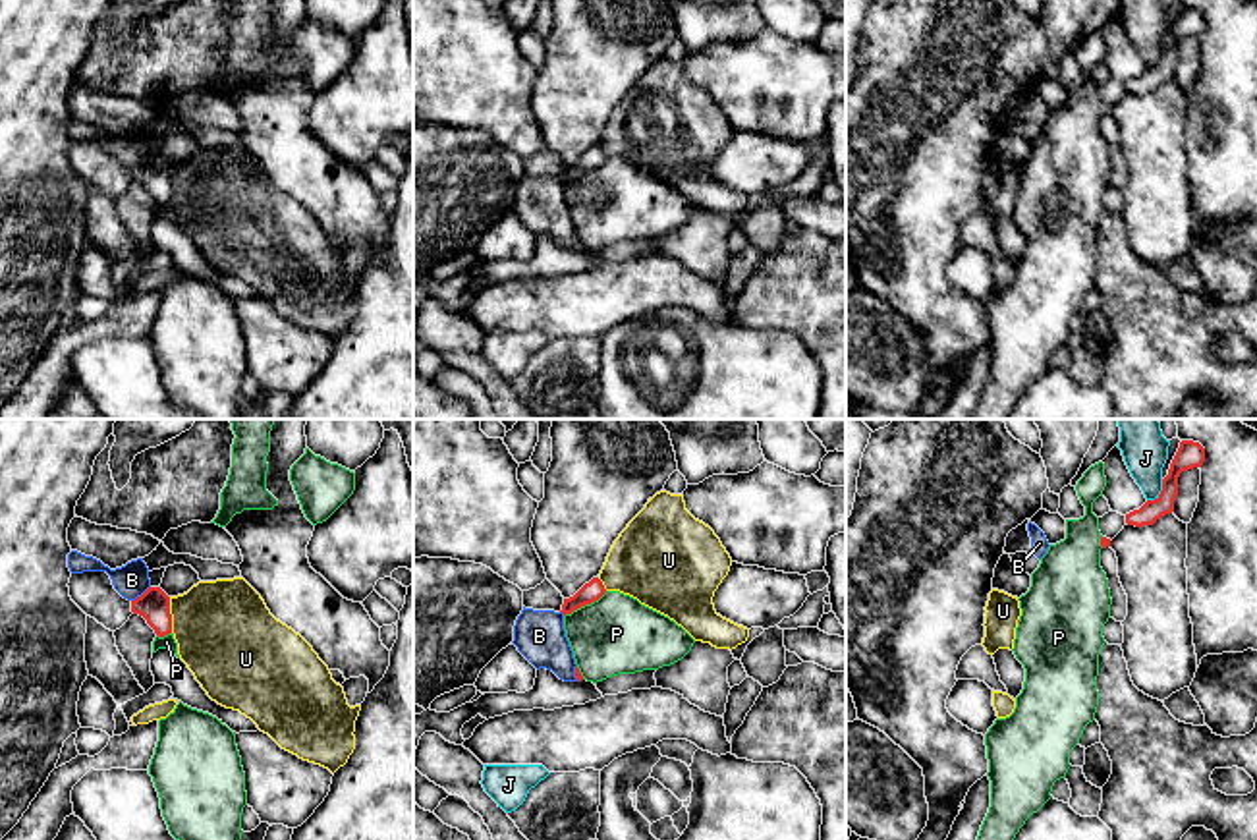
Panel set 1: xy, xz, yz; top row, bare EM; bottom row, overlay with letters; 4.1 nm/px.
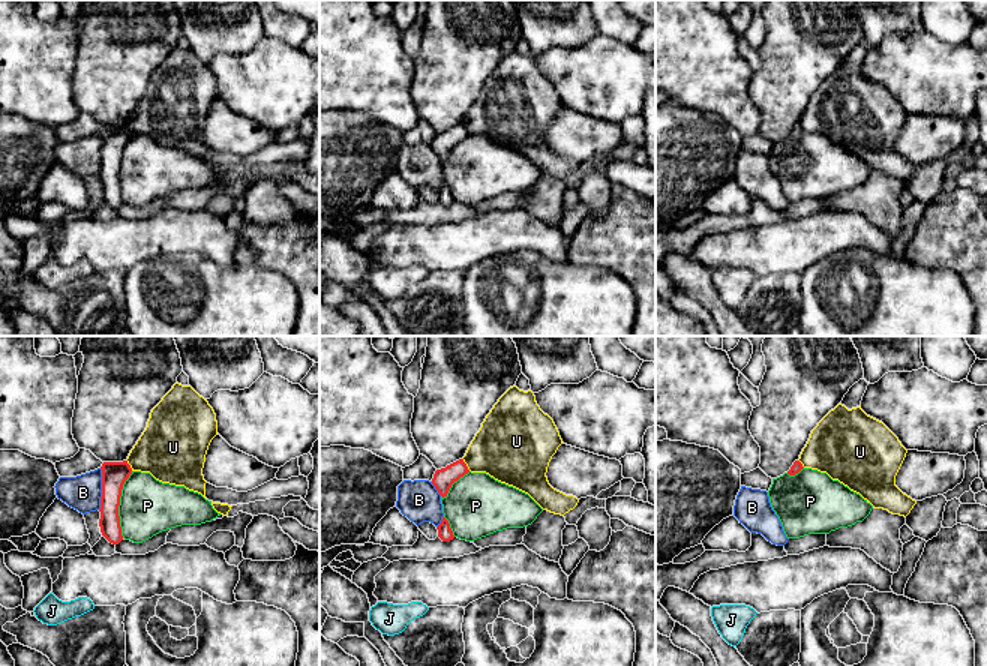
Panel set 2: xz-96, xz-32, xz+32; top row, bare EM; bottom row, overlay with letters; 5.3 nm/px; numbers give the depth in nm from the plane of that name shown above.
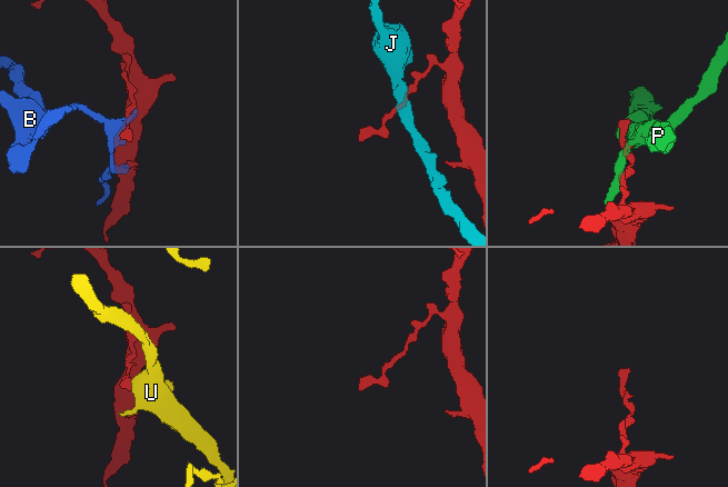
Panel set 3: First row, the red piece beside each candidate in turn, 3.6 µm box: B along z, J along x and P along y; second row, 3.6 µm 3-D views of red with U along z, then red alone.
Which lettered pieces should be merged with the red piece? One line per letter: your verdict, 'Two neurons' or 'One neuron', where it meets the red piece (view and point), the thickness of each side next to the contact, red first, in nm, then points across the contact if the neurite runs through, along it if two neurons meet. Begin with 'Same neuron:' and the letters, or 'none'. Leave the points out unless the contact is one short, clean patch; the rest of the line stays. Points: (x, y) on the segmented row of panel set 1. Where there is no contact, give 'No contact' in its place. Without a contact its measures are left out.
Same neuron: none
B: Two neurons. Touches red at xy (141, 595). Thickness 140 nm (red) against 140 nm
J: Two neurons. Touches red at yz (1161, 493). Thickness 120 nm (red) against 190 nm. Boundary: yz (1163, 479), (1163, 489), (1147, 501)
P: Two neurons. Touches red at xz (586, 603). Thickness 90 nm (red) against 320 nm
U: Two neurons. Touches red at xy (170, 615). Thickness 140 nm (red) against 420 nm. Boundary: xy (168, 597), (172, 632)

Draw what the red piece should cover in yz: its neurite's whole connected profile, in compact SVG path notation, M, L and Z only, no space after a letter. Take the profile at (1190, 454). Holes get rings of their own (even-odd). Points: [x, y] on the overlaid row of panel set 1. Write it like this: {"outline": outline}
{"outline": "M1182 440L1170 463L1168 475L1162 479L1162 490L1155 500L1147 500L1139 510L1126 514L1126 523L1143 527L1153 525L1166 514L1174 512L1178 496L1178 477L1182 471L1201 467L1205 462L1205 448L1193 440Z"}

